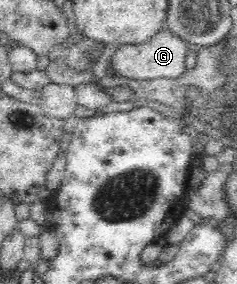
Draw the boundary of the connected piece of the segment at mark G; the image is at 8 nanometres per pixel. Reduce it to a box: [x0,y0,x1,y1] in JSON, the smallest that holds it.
[110,30,188,80]

